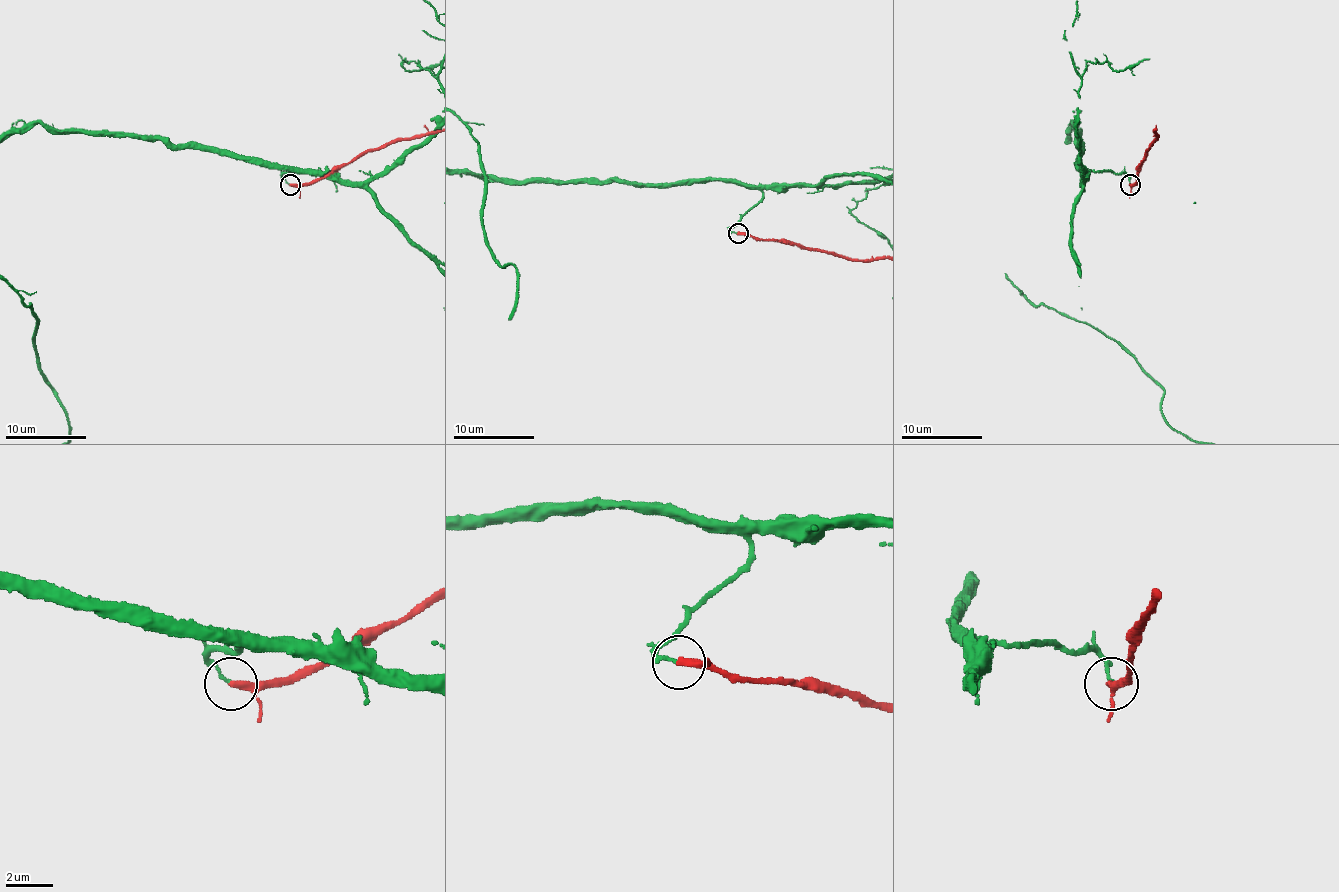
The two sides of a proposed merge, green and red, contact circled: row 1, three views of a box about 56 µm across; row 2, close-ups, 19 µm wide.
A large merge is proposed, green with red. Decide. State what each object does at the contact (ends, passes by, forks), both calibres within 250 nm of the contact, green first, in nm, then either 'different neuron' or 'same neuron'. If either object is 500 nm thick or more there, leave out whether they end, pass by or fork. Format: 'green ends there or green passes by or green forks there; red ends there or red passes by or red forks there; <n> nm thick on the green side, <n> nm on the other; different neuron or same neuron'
green ends there; red passes by; 100 nm thick on the green side, 240 nm on the other; different neuron

